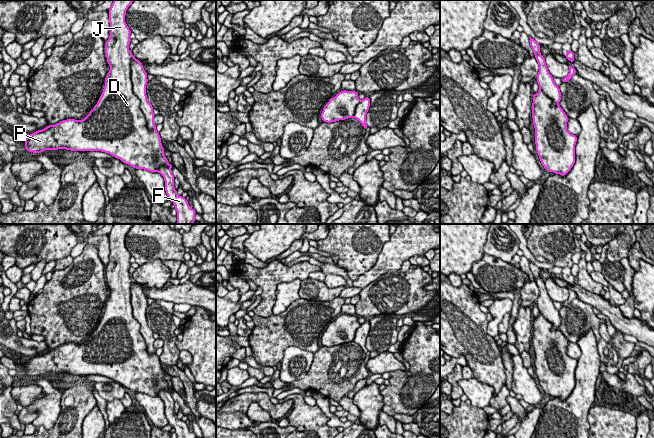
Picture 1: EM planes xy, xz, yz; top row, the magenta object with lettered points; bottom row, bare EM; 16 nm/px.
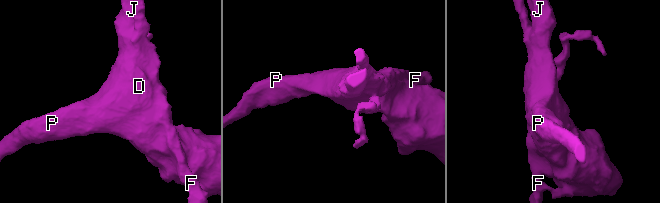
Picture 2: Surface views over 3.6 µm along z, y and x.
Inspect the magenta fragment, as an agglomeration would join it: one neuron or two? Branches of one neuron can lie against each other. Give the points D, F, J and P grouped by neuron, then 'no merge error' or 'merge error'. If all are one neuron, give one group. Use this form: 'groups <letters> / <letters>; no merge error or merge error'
groups D J P / F; merge error

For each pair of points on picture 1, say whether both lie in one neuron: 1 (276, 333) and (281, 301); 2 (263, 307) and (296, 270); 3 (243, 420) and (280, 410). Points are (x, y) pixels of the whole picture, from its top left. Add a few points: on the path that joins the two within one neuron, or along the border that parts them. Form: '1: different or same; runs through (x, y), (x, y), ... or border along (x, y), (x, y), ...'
1: different; border along (298, 299), (294, 300), (278, 314), (272, 314)
2: same; runs through (268, 295), (268, 287), (284, 273)
3: different; border along (246, 412), (226, 413)

